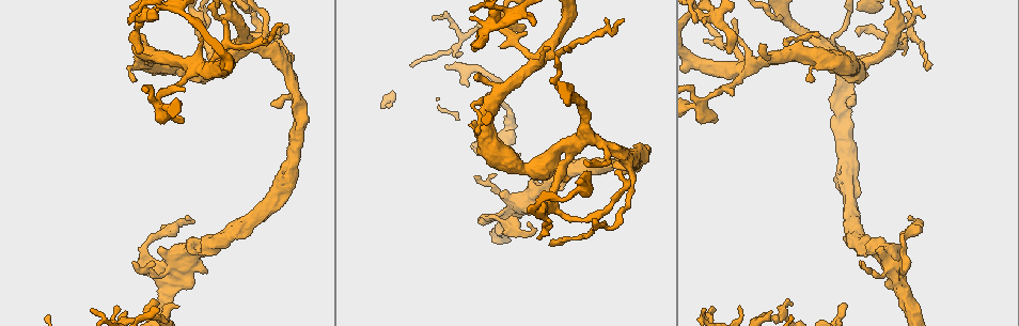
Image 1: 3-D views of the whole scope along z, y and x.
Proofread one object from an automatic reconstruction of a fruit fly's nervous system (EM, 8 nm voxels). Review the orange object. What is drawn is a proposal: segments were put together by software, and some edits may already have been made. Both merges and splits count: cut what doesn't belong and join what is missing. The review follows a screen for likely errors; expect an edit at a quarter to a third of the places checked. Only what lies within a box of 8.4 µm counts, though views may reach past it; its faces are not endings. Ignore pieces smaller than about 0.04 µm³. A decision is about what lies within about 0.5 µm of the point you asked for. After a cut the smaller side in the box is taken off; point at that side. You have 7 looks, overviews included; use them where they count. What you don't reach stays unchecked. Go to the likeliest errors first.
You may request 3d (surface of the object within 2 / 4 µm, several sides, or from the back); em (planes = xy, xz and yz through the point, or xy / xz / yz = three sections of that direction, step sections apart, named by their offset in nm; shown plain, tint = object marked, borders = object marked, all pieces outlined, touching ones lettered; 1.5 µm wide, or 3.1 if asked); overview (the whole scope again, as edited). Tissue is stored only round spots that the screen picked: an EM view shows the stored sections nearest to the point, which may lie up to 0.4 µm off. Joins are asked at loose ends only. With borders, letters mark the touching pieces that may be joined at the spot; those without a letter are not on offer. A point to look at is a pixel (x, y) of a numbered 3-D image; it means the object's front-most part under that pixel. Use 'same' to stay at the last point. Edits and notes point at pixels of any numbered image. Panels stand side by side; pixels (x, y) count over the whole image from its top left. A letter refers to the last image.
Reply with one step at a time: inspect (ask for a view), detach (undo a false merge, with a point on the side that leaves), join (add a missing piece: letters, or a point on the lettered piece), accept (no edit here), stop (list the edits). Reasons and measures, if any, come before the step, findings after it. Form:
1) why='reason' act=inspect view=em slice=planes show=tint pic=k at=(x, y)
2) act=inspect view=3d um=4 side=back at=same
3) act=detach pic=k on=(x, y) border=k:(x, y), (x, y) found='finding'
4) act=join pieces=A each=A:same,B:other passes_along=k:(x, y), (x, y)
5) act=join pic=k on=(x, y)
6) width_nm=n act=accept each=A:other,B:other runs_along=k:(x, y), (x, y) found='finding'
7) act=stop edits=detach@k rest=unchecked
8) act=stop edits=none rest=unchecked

act=inspect view=3d um=2 pic=1 at=(131, 45)

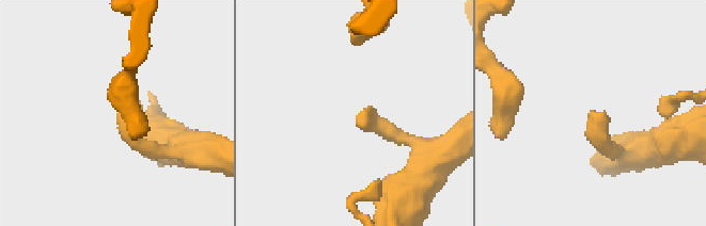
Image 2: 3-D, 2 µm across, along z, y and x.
act=inspect view=em slice=planes show=borders pic=2 at=(362, 114)

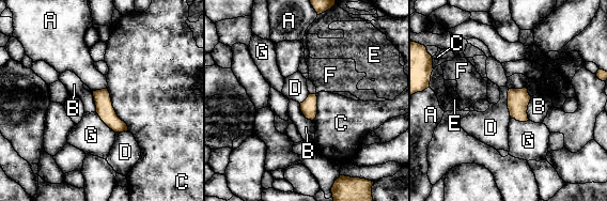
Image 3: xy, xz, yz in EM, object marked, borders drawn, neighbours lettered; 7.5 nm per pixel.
width_nm=130 act=accept each=A:other,B:other,C:other,D:other,E:other,F:other,G:other runs_along=3:(95, 93), (105, 110), (124, 128) found='no lettered piece goes on from it'

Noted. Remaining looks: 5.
act=inspect view=em slice=planes show=borders pic=1 at=(247, 8)

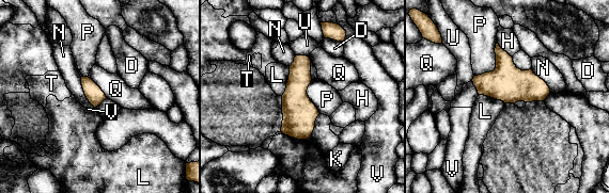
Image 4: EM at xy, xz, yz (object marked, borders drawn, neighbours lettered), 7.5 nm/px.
act=accept each=D:other,H:other,K:other,L:other,N:other,P:other,Q:other,T:other,U:other,V:other border=4:(497, 43), (495, 68), (474, 76) found='no lettered piece goes on from it'

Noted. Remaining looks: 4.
why='thin end' act=inspect view=3d um=2 pic=1 at=(282, 25)

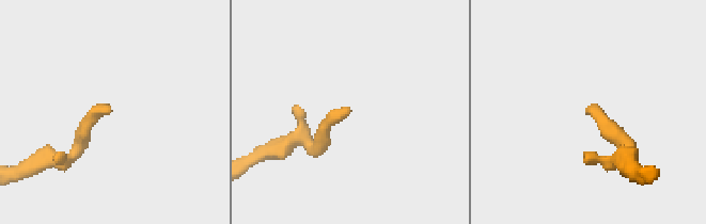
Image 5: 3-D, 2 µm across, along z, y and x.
why='now the EM' act=inspect view=em slice=planes show=borders pic=5 at=(108, 108)

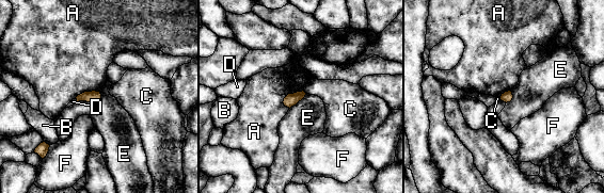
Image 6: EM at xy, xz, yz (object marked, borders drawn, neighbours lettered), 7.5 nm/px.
act=accept each=A:other,B:other,C:other,D:other,E:other,F:other border=6:(303, 90), (289, 93), (283, 105) found='no lettered piece goes on from it'

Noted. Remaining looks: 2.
act=stop edits=none rest=unchecked

